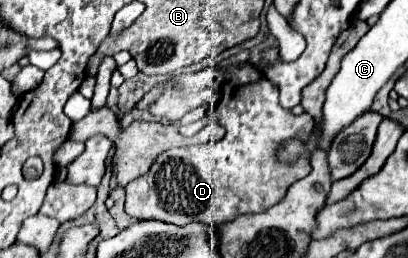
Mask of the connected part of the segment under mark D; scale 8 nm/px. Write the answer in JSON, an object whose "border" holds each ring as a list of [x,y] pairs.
{"border":[[[241,62],[241,64],[229,64],[223,66],[223,92],[221,102],[205,116],[201,118],[203,126],[209,122],[223,122],[227,134],[219,142],[209,142],[201,146],[179,146],[169,148],[159,158],[155,158],[153,166],[147,174],[131,180],[127,184],[127,200],[125,200],[125,212],[137,220],[163,220],[177,226],[189,224],[193,220],[201,220],[207,224],[221,224],[229,222],[241,214],[253,214],[253,212],[265,212],[273,204],[281,202],[287,188],[305,178],[311,170],[309,162],[297,162],[297,166],[283,166],[275,160],[275,150],[285,138],[293,138],[297,134],[307,134],[313,128],[313,118],[303,112],[301,116],[295,116],[293,112],[285,110],[279,104],[279,90],[265,78],[255,64]]]}

